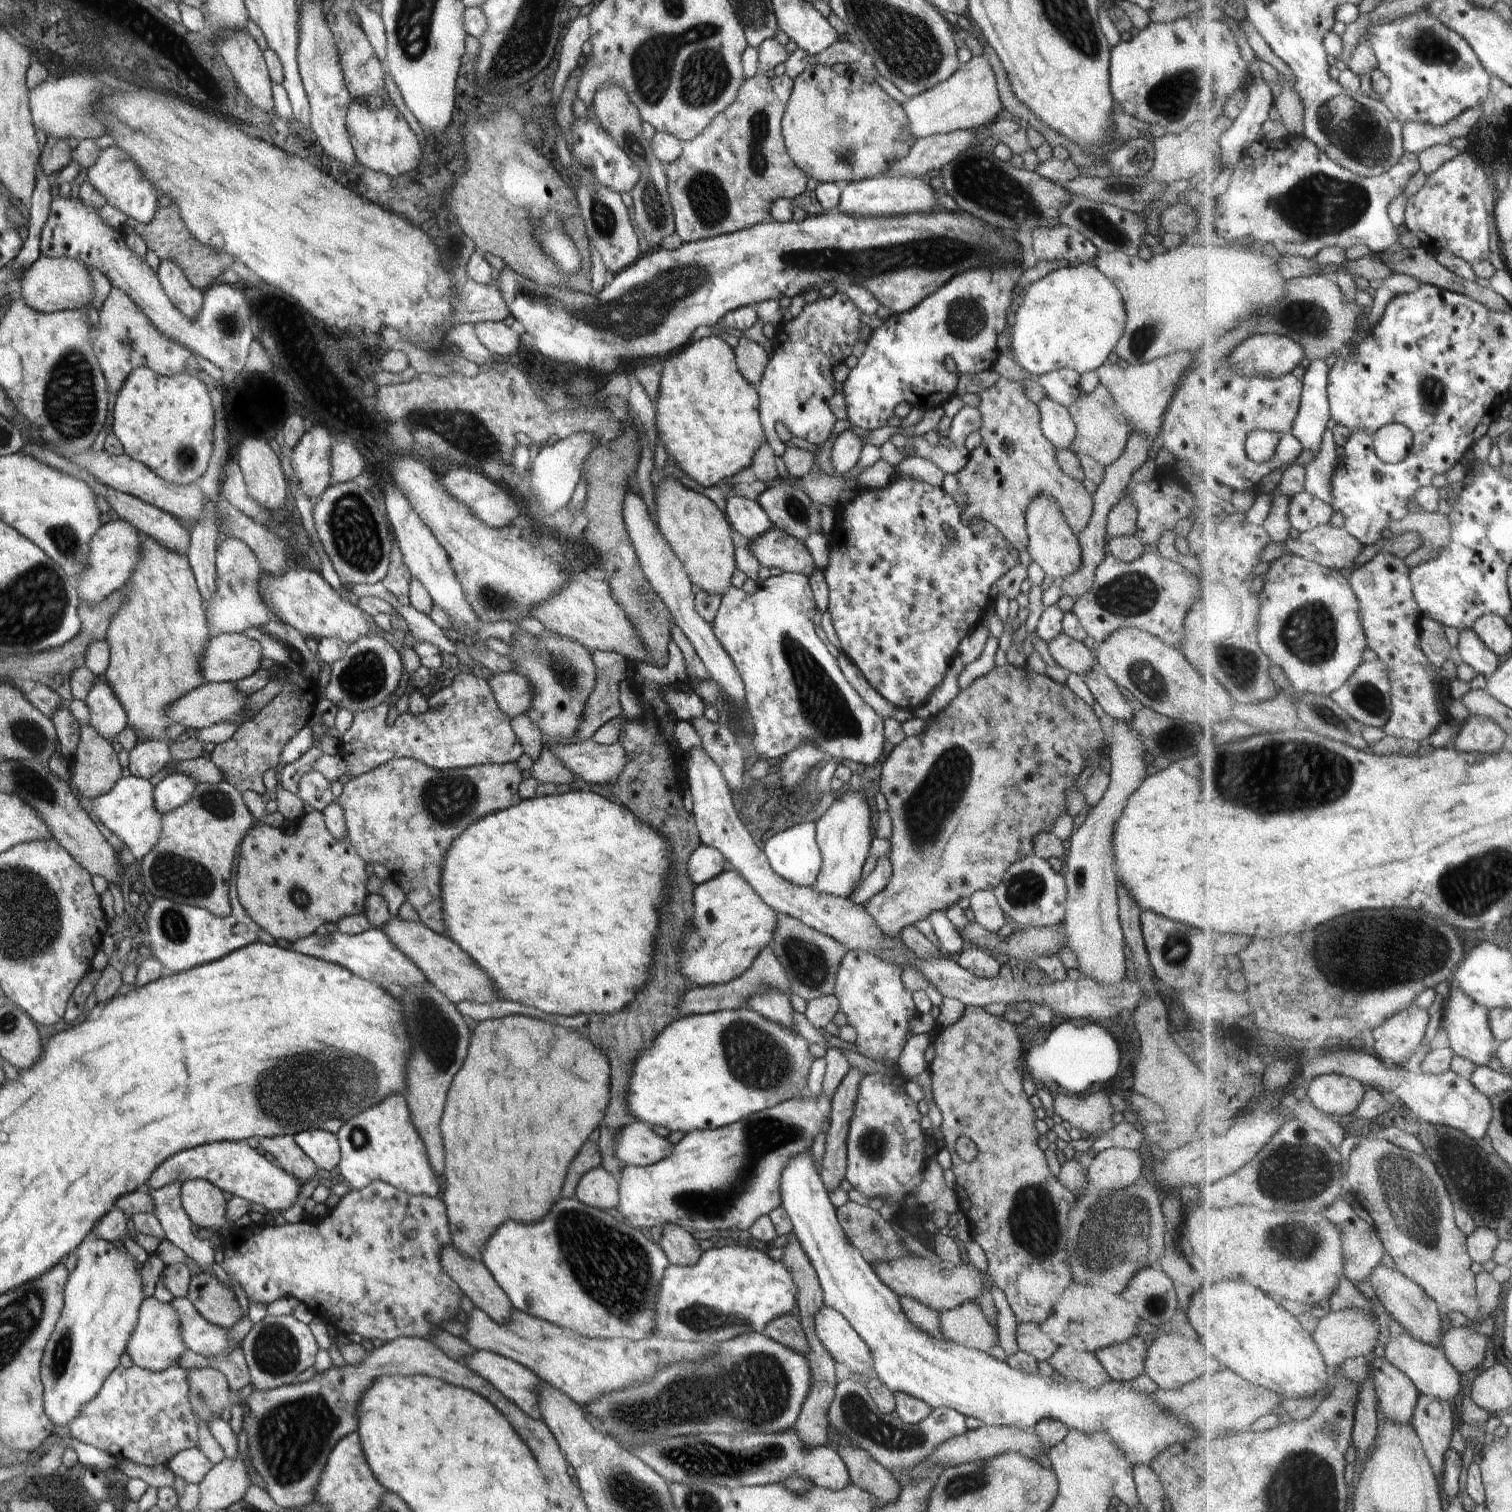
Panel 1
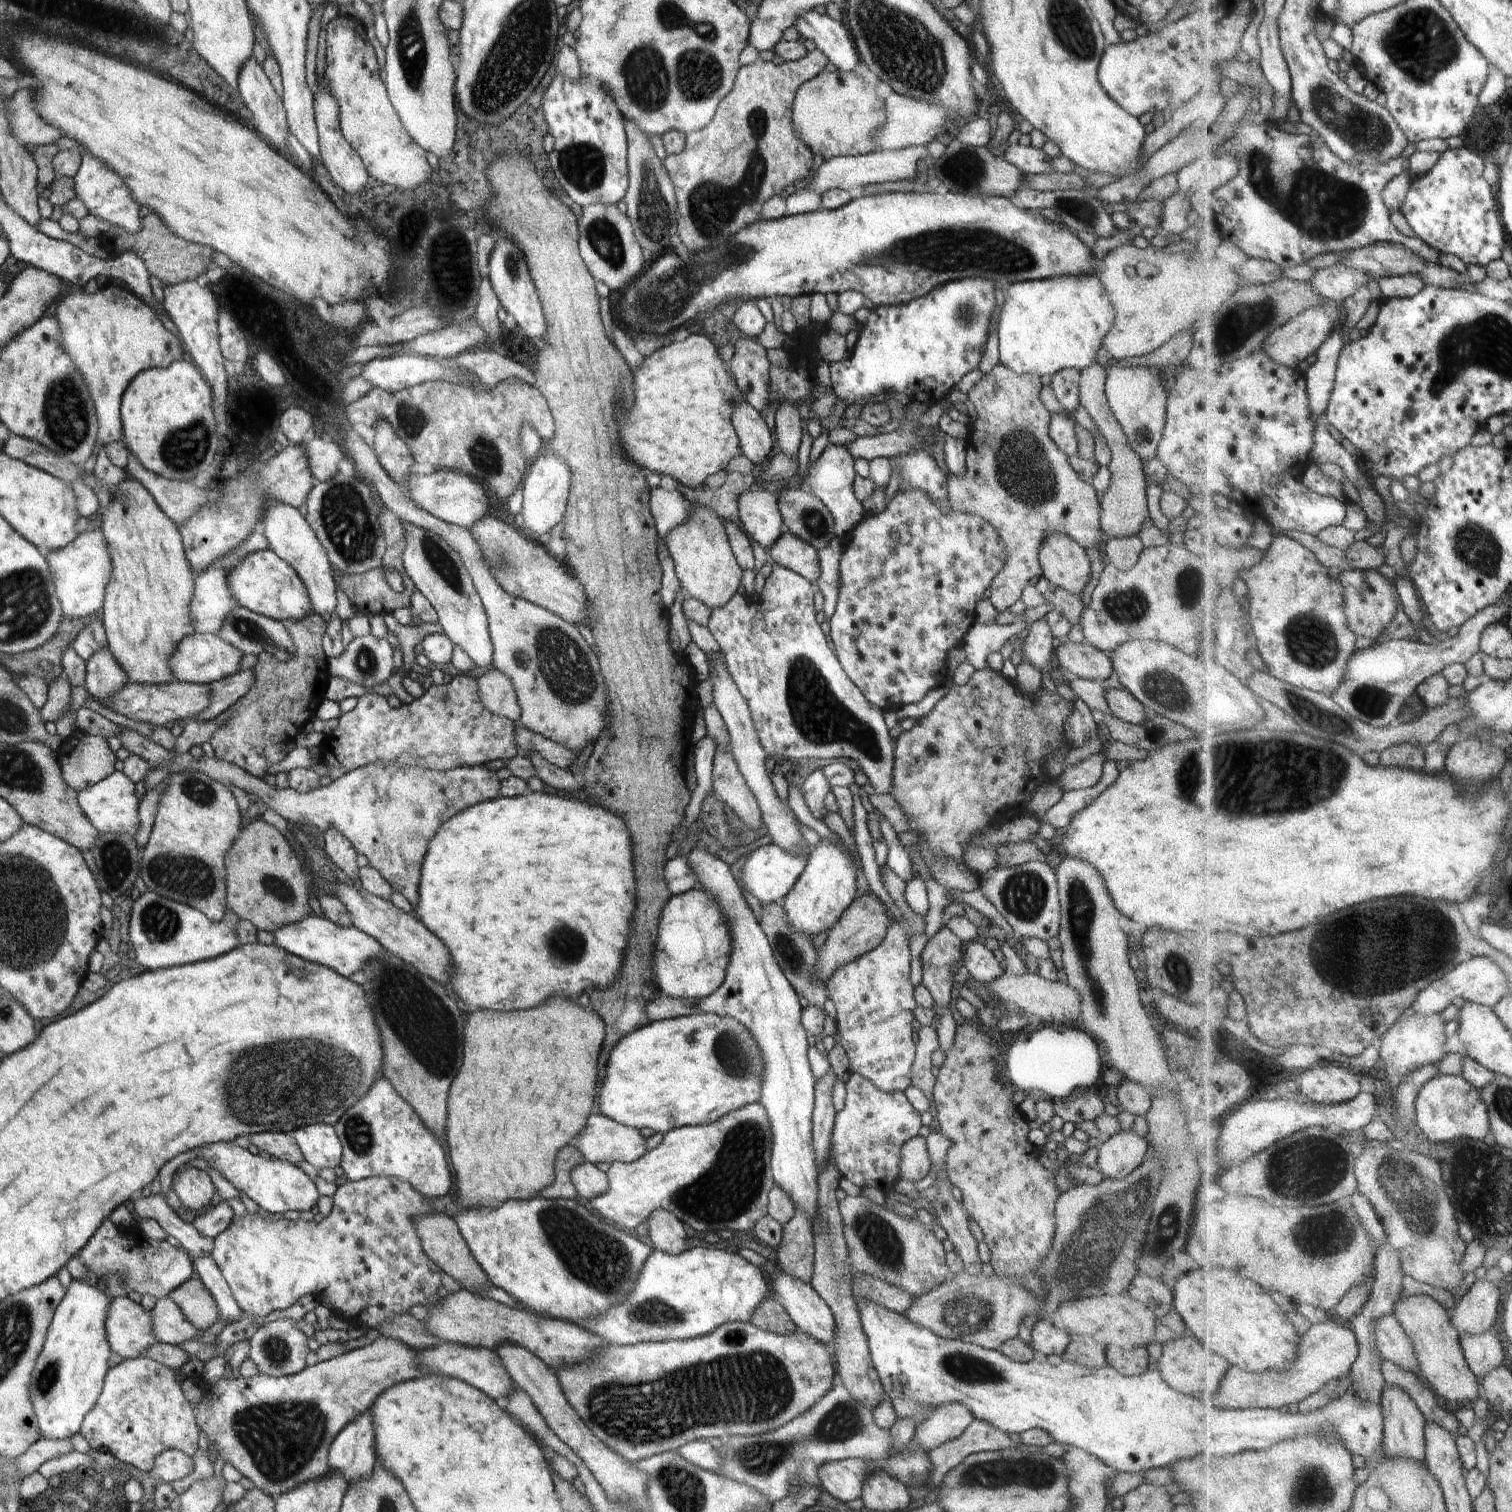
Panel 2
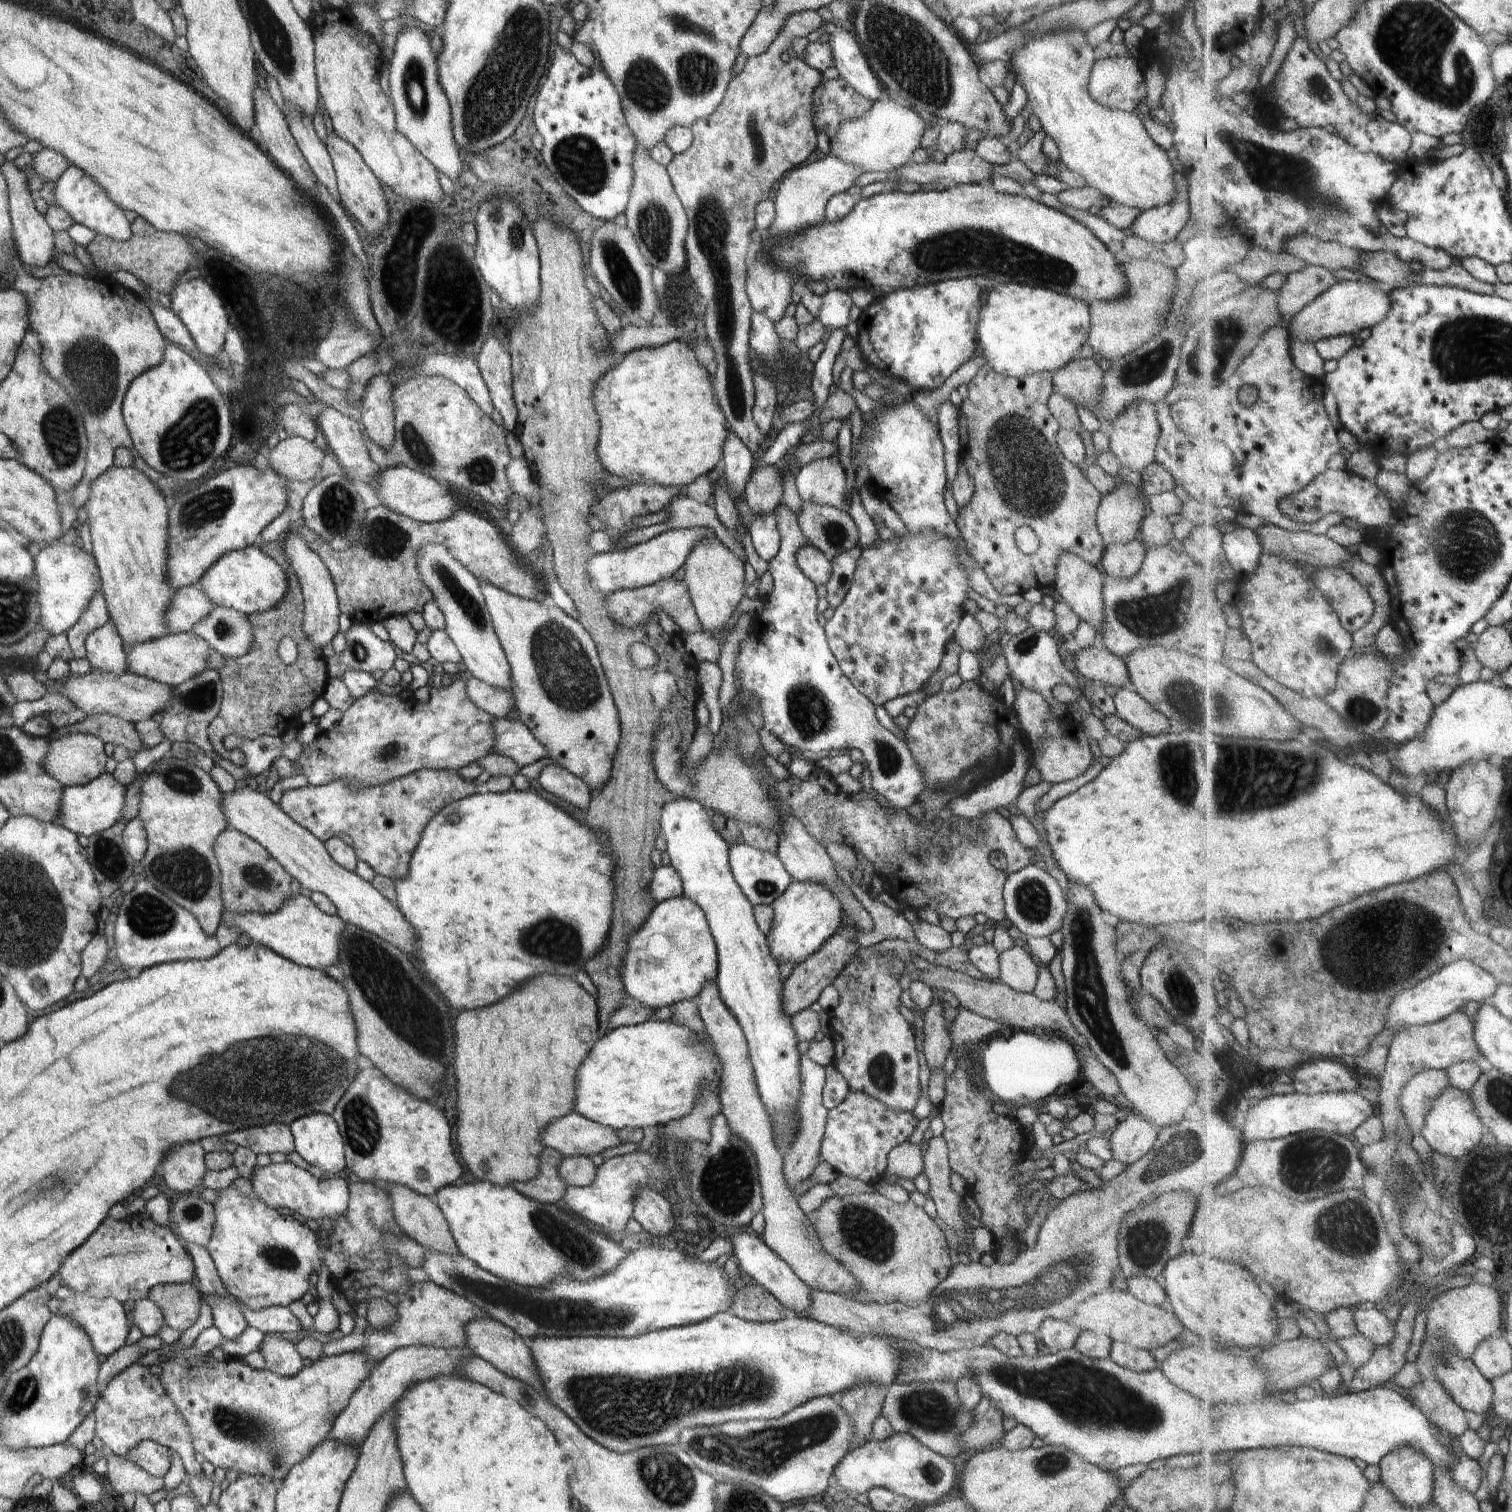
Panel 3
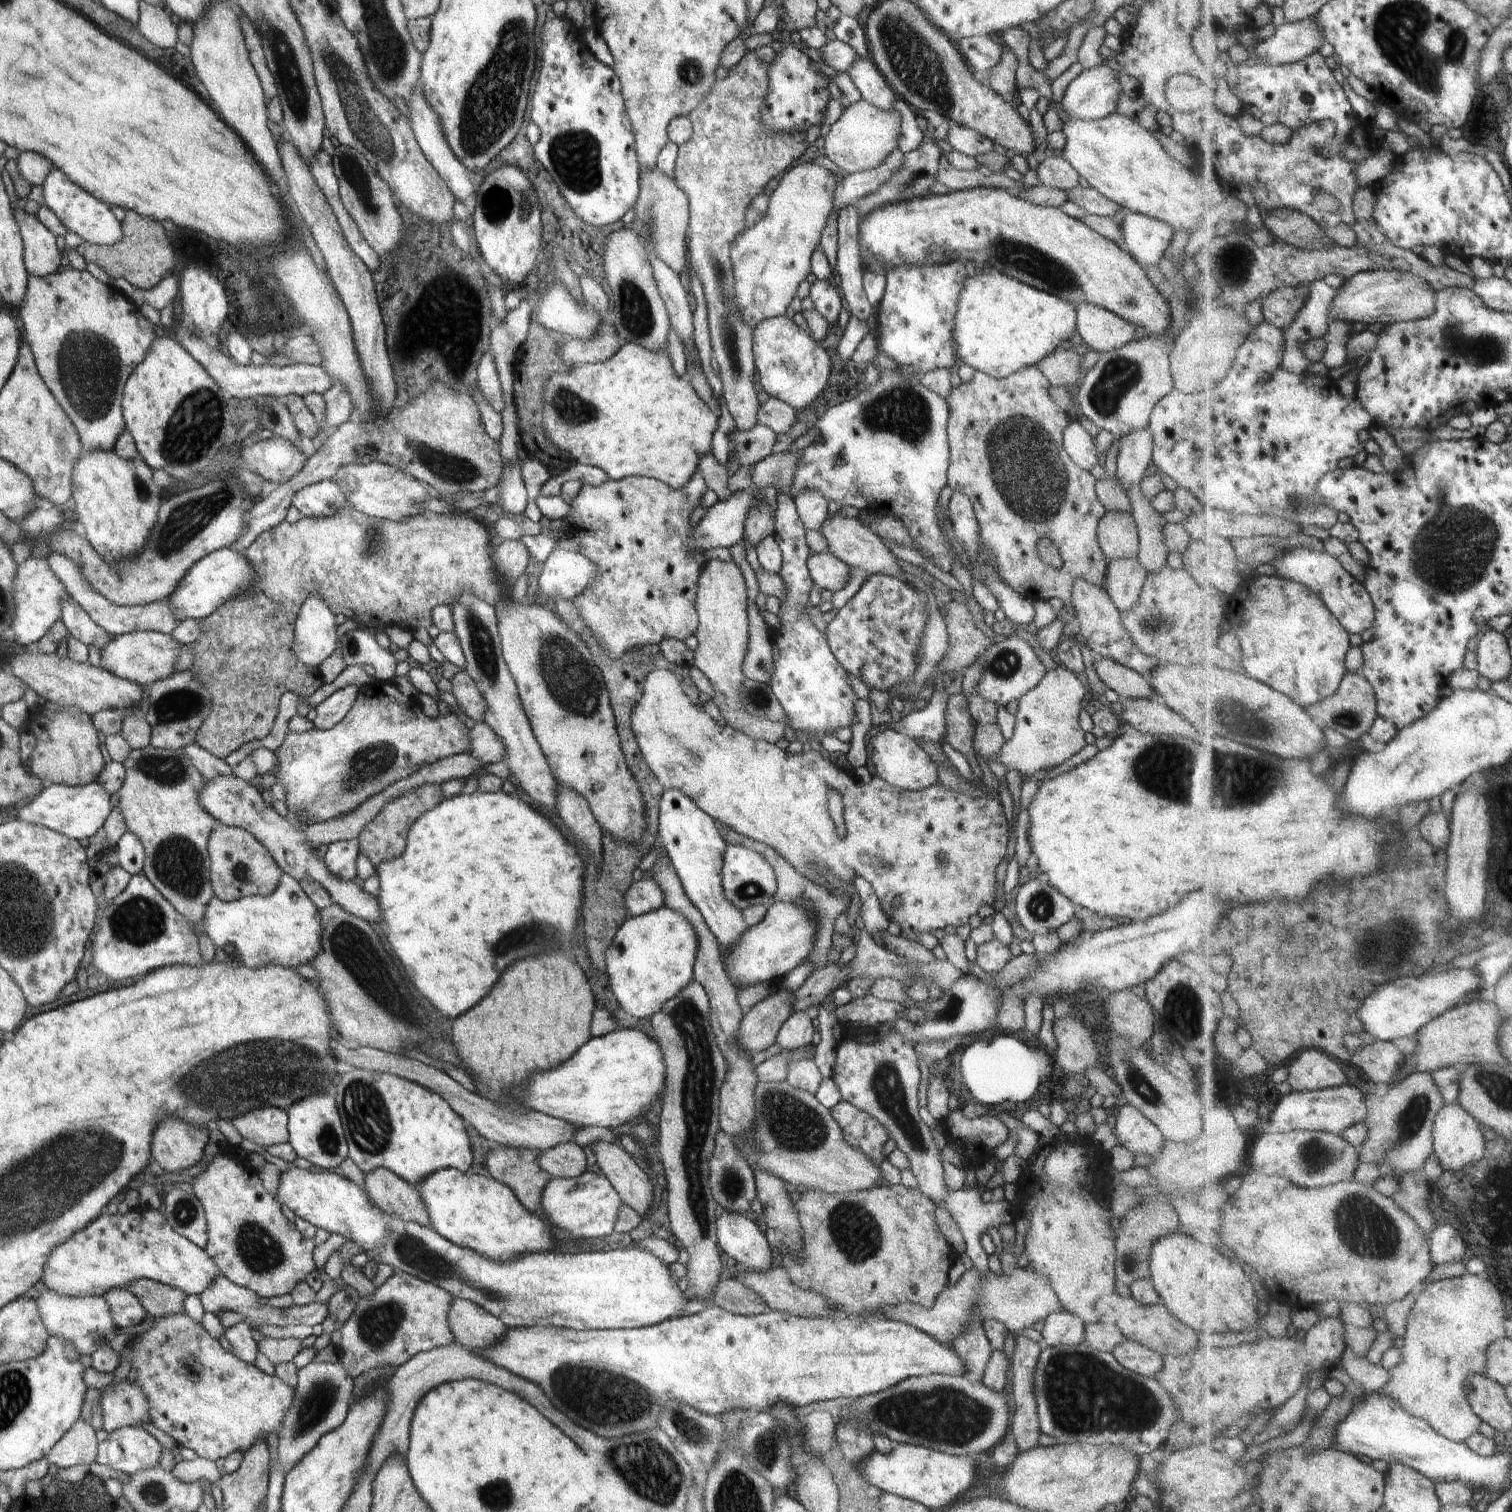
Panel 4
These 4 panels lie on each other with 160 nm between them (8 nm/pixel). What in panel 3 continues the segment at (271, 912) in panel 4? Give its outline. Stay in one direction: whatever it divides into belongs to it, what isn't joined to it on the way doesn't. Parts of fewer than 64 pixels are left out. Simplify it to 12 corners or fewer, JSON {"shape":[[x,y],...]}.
{"shape":[[300,893],[221,921],[293,963],[339,963],[347,925]]}

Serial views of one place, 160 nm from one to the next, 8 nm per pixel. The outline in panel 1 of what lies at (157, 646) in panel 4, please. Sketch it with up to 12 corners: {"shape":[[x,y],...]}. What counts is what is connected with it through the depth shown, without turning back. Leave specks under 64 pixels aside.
{"shape":[[244,633],[209,640],[206,683],[236,683],[258,671],[258,641]]}

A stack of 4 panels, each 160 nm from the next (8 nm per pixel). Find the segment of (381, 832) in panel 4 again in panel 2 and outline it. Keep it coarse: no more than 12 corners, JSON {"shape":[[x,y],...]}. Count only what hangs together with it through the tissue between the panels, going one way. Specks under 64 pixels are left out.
{"shape":[[135,731],[130,755],[256,794],[316,839],[338,831],[412,911],[436,831],[498,797],[486,765],[376,761],[300,793]]}

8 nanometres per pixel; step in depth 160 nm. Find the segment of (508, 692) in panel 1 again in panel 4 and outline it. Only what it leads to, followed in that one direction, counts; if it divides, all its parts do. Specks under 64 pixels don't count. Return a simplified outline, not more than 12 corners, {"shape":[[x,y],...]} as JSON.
{"shape":[[470,675],[451,683],[460,710],[482,721],[487,704]]}

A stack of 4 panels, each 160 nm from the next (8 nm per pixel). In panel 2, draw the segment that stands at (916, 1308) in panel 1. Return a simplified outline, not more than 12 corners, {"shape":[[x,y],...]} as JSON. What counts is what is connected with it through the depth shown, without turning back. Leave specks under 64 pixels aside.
{"shape":[[873,1276],[852,1280],[856,1301],[874,1301],[898,1314],[917,1300]]}

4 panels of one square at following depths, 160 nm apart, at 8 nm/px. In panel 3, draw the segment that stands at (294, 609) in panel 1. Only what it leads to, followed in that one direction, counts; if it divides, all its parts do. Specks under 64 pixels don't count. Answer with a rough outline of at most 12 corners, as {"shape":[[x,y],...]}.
{"shape":[[258,546],[229,552],[200,580],[215,606],[270,610],[289,578]]}

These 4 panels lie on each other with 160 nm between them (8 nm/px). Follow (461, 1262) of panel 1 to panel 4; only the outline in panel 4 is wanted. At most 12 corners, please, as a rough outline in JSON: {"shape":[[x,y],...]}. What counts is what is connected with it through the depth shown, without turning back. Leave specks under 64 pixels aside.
{"shape":[[385,1168],[366,1194],[381,1211],[434,1229],[414,1185]]}

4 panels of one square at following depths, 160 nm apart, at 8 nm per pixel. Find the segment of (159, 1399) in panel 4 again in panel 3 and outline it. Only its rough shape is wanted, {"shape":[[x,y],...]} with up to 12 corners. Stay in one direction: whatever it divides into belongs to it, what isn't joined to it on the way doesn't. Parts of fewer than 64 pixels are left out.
{"shape":[[193,1344],[157,1377],[215,1468],[279,1485],[379,1362],[298,1374]]}

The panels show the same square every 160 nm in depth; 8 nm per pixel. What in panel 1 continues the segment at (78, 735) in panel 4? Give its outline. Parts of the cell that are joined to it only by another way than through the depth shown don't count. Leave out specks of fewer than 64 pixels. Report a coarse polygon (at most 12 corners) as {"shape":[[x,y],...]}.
{"shape":[[82,724],[71,764],[77,789],[89,799],[122,778],[117,753]]}

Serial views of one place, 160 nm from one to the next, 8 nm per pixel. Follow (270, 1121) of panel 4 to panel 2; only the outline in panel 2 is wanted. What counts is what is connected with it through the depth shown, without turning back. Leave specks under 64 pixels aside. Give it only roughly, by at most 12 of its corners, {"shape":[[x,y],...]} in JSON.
{"shape":[[268,1131],[248,1137],[260,1150],[297,1167],[305,1160],[289,1133]]}

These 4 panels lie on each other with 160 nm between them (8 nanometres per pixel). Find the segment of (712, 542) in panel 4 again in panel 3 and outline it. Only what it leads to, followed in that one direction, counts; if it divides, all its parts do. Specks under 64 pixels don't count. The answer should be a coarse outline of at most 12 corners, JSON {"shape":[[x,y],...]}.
{"shape":[[668,530],[589,559],[605,594],[653,585],[680,570],[711,534]]}

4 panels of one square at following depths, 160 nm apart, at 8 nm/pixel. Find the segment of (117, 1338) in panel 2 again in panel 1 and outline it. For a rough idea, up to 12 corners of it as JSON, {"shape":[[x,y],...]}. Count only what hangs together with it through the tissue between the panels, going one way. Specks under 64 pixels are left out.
{"shape":[[146,1297],[126,1352],[165,1371],[188,1349],[177,1310]]}

